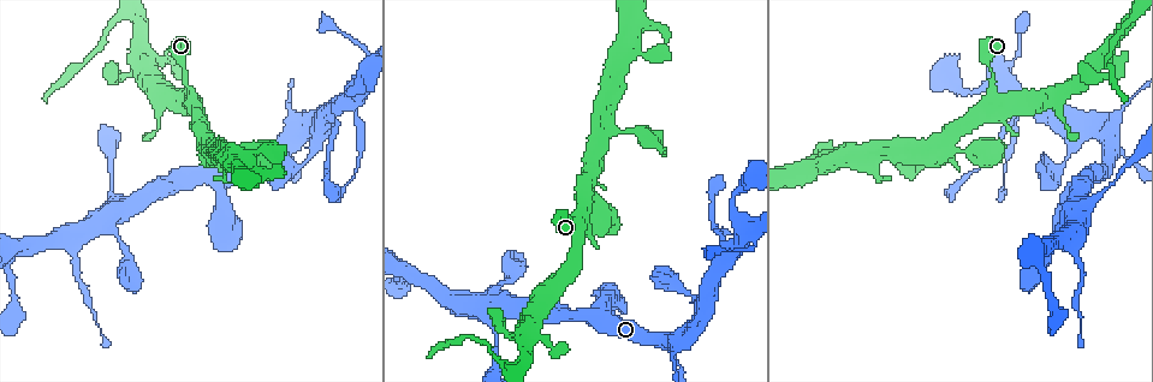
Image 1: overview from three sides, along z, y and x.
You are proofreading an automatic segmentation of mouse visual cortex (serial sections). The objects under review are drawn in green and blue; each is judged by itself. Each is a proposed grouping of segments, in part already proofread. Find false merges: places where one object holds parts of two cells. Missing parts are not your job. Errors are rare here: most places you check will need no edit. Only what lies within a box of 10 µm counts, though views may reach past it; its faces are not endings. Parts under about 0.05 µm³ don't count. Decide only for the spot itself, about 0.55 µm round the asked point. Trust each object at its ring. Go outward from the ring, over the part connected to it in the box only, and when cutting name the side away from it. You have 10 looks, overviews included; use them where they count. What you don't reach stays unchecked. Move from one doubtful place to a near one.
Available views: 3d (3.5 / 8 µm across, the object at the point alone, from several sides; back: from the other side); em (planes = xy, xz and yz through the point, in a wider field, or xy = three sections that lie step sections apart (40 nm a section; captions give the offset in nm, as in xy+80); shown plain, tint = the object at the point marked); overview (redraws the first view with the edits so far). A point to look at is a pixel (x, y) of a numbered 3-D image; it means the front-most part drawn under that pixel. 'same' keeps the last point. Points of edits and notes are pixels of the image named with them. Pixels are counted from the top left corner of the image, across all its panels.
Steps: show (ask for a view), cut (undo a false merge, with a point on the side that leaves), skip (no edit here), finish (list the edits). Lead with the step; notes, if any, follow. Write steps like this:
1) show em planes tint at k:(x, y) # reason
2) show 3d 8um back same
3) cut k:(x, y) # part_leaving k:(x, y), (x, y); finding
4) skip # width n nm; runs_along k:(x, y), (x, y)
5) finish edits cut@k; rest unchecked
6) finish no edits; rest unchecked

show 3d 3.5um at 1:(139, 60) # two arms in line, one across

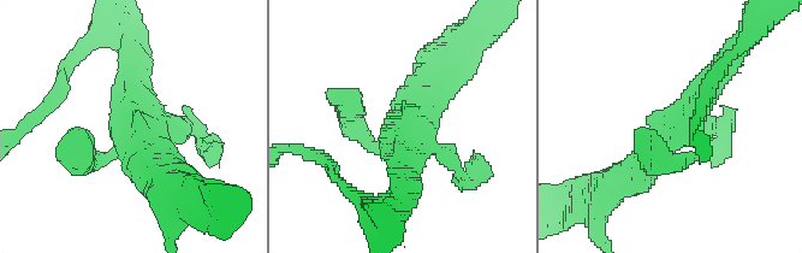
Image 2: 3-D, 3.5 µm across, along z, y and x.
show em xy step 3 tint at 2:(403, 133) # shape alone is not enough

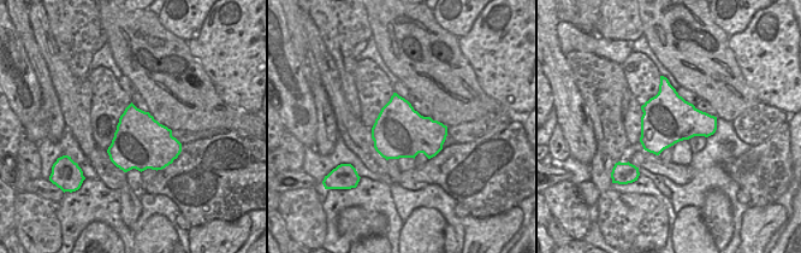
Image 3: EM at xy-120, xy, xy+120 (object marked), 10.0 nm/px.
skip # width 550 nm; runs_along 2:(629, 177), (712, 86), (730, 56); continuous, no second cell

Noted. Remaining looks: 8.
show em xy step 2 tint at 1:(112, 193) # thick turns thin

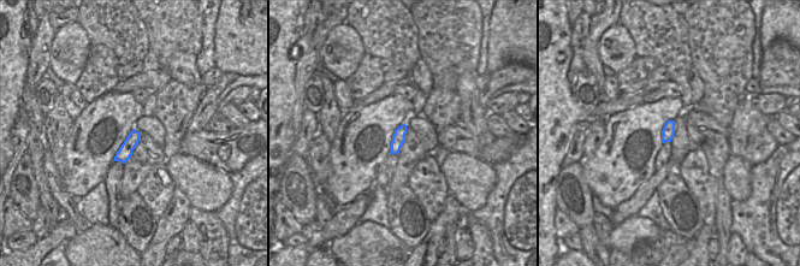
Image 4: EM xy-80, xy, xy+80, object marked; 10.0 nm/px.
show 3d 3.5um same # see where the arms go

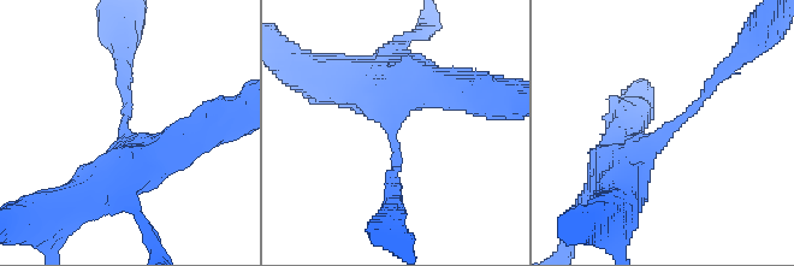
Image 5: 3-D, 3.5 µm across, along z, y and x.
skip # arm_widths 150, 600 nm; runs_along 5:(618, 163), (668, 134), (724, 70); all the same cell

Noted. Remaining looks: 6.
show 3d 3.5um at 1:(73, 245)

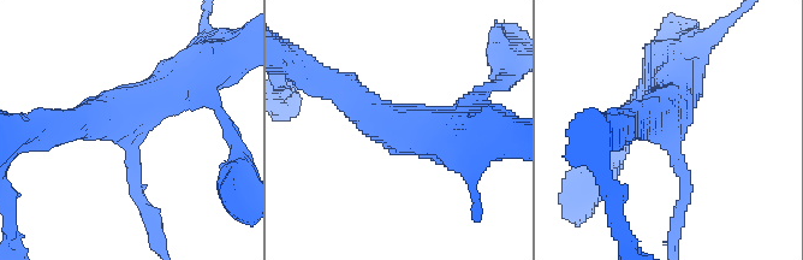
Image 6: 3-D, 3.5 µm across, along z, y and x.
show em xy step 1 tint at 6:(669, 134) # arms 3; arm_widths 200, 400, 600 nm

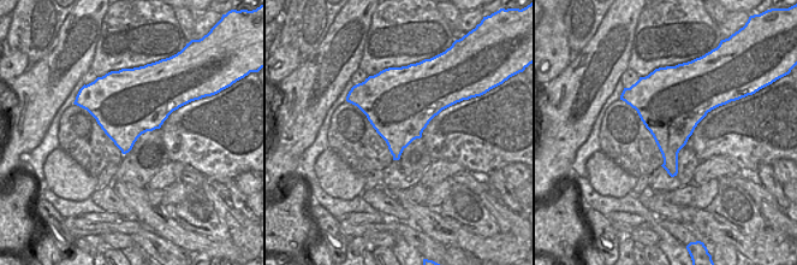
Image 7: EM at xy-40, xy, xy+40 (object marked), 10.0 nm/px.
skip # width 650 nm; runs_along 6:(198, 74), (140, 106), (63, 125); continuous, no second cell

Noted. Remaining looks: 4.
show 3d 3.5um at 1:(727, 255) # thin arm on a thick one

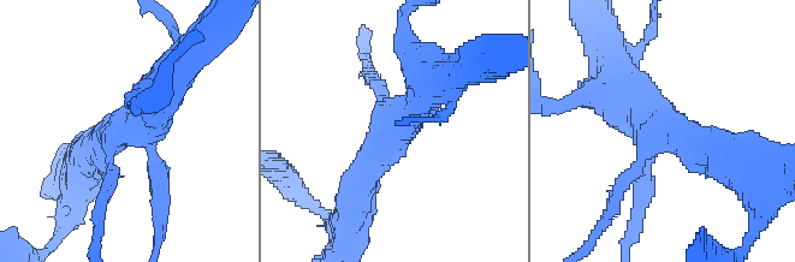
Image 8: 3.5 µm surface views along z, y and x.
show em xy step 1 plain at 8:(122, 126) # arms 4; arm_widths 150, 200, 400, 450 nm

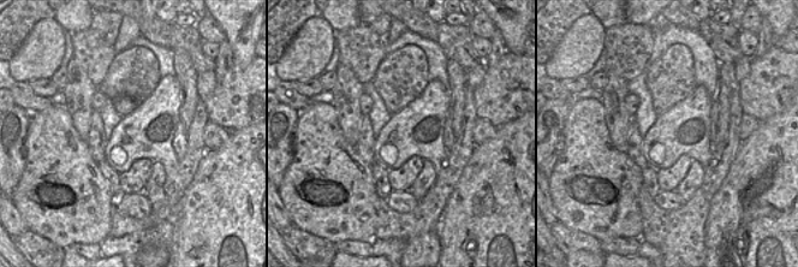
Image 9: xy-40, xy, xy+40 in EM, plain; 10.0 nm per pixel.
show em xy step 1 tint same # with the object marked

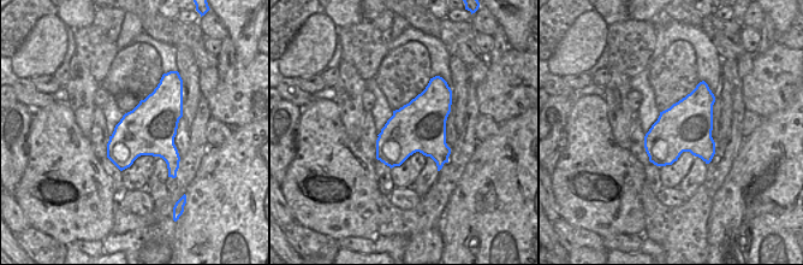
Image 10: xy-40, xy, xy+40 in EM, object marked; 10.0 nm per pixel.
skip # runs_along 8:(357, 189), (423, 96), (423, 69); continuous, no second cell

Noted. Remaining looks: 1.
finish no edits; rest unchecked

